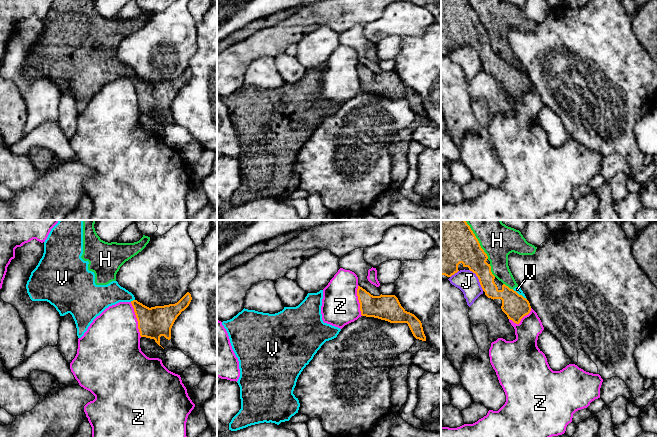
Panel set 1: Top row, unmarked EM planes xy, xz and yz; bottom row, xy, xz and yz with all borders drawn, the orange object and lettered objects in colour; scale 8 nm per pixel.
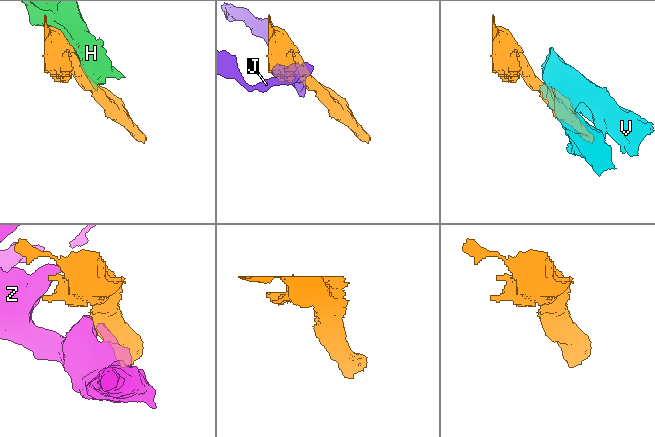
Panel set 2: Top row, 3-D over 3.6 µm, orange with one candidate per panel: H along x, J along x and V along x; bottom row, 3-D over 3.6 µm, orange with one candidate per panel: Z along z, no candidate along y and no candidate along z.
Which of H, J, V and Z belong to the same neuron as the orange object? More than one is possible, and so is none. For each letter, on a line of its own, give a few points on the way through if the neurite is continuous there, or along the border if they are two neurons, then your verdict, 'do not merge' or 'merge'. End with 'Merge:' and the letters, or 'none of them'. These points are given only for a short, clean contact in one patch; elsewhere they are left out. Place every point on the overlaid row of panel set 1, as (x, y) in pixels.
H: do not merge
J: do not merge
V: along yz (512, 289), (526, 299) | do not merge
Z: along xy (130, 302), (141, 336) | do not merge
Merge: none of them

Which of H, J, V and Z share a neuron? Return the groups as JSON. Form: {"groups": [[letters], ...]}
{"groups": [["H", "V"], ["J"], ["Z"]]}

